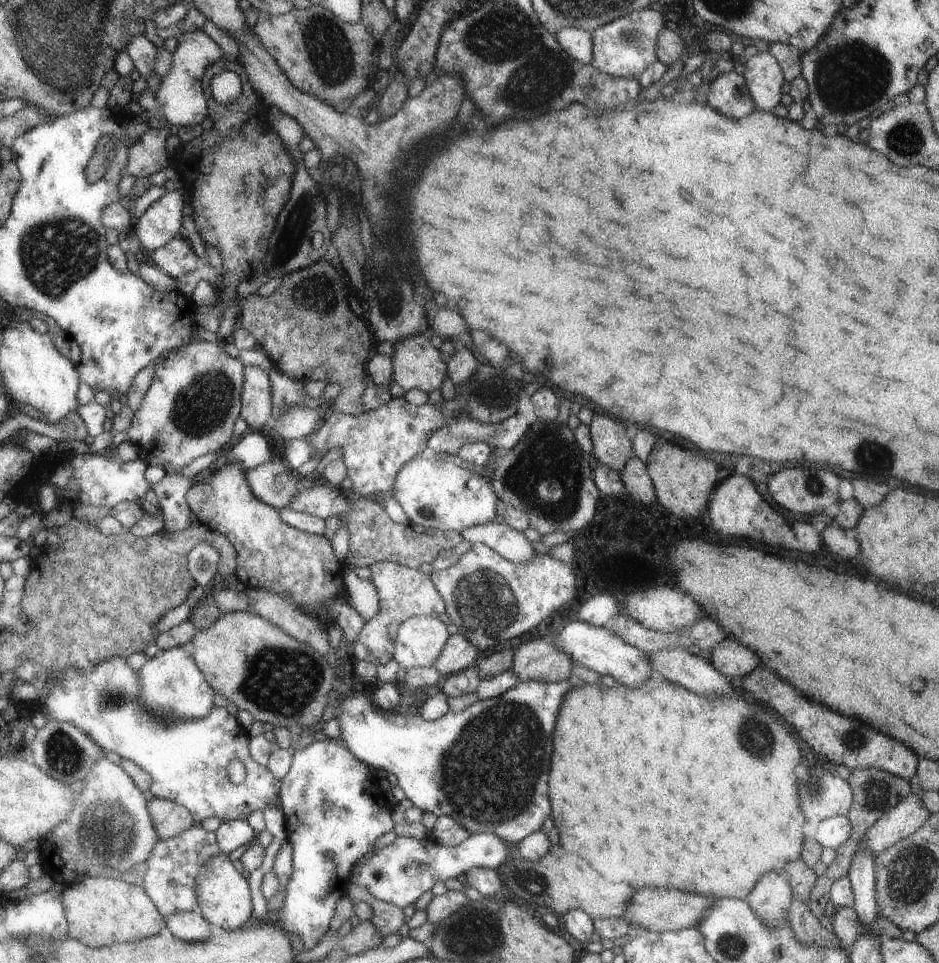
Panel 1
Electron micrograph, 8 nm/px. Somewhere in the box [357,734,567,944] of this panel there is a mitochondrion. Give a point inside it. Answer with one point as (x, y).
(534, 885)

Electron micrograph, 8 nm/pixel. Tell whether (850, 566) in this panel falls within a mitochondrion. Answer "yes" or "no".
no

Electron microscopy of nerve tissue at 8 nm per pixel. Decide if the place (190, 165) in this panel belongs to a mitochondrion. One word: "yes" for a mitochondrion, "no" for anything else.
no

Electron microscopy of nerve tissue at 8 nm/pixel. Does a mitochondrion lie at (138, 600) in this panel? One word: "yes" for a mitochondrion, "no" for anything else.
no

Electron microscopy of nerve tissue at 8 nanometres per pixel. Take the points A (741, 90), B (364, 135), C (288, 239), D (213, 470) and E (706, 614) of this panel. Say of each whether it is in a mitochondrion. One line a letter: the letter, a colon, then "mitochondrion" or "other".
A: other
B: other
C: mitochondrion
D: other
E: other

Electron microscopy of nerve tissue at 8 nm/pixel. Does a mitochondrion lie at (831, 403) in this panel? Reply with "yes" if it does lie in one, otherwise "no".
no

